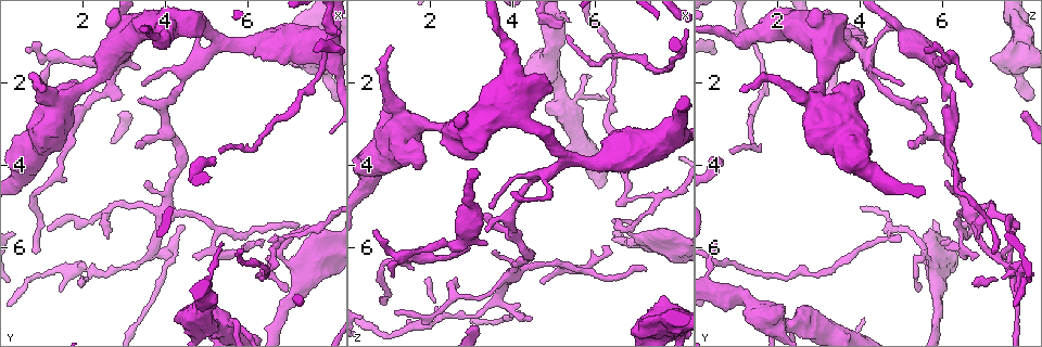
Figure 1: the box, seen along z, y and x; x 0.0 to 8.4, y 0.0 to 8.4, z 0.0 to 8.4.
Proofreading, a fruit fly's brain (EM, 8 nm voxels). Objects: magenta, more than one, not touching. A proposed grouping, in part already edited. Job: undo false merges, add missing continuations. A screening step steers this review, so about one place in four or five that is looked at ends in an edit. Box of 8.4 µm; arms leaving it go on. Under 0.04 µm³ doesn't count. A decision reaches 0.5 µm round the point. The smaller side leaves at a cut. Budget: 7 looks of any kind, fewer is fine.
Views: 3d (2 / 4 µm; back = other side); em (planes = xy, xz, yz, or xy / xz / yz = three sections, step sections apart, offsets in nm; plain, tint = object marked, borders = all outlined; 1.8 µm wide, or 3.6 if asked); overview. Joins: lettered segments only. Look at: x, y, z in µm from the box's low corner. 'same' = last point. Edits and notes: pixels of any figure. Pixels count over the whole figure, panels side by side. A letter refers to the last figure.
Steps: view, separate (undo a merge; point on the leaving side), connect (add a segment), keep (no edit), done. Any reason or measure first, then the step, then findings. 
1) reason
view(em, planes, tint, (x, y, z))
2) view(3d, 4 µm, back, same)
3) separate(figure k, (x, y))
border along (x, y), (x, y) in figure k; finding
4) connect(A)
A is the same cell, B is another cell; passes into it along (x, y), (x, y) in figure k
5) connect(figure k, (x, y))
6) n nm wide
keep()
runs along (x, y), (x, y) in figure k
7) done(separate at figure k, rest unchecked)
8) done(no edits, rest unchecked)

view(3d, 2 µm, back, (7.25, 5.50, 6.60))

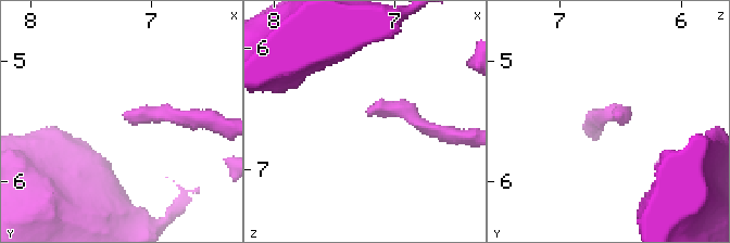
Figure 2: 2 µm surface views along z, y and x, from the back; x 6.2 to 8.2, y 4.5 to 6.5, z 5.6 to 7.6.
now the EM
view(em, planes, tint, (7.24, 5.46, 6.54))

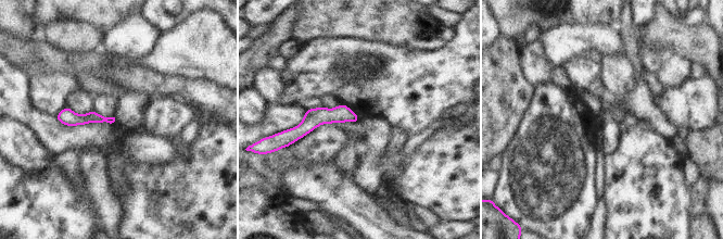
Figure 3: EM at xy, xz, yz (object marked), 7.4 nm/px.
view(em, planes, borders, same)

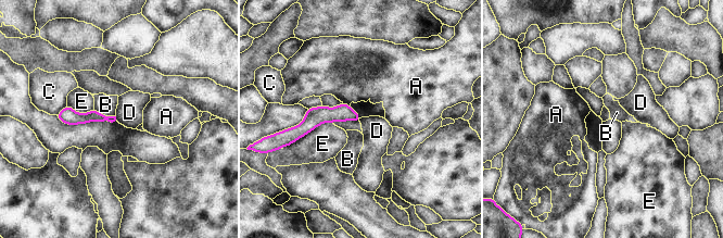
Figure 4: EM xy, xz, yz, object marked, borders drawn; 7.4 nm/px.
80 nm wide
keep()
A, B, C, D and E are other cells; runs along (356, 117), (320, 114), (296, 132) in figure 4; no lettered segment goes on from it

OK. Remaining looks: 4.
four-way junction
view(em, planes, borders, (4.00, 5.10, 6.65))

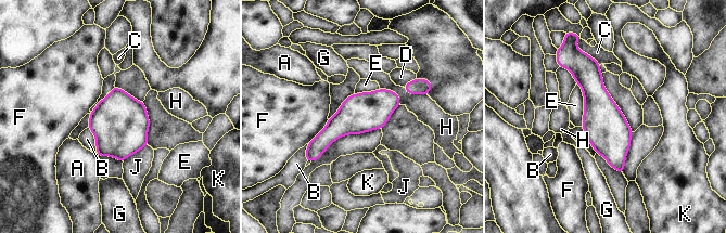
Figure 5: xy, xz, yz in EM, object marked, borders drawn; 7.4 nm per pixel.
E touches over 340 nm
keep()
A, B, C, D, E, F, G, H, J and K are other cells; runs along (572, 60), (591, 82), (621, 168) in figure 5; continuous, no second neuron

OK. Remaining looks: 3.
an open end
view(em, planes, borders, (0.95, 2.25, 1.20))

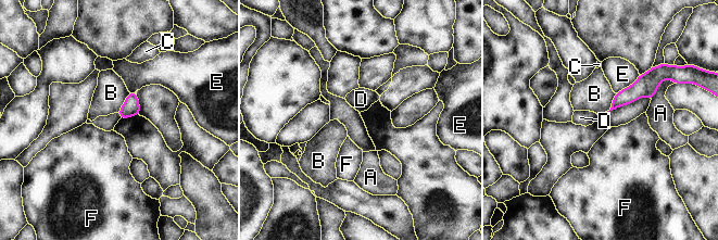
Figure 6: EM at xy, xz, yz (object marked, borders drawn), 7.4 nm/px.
E touches over 240 nm
keep()
A, B, C, D, E and F are other cells; border along (129, 92), (117, 112) in figure 6; none of them fits

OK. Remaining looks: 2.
done(no edits, rest unchecked)

